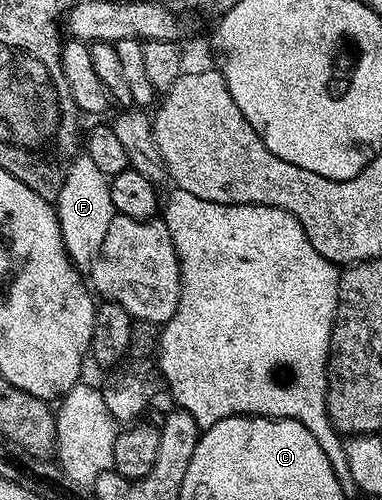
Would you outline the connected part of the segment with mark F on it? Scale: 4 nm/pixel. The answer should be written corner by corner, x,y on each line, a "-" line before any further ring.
79,152
71,164
66,165
55,207
64,246
71,262
79,268
88,267
99,255
101,244
104,243
116,212
109,176
101,172
101,168
85,152

